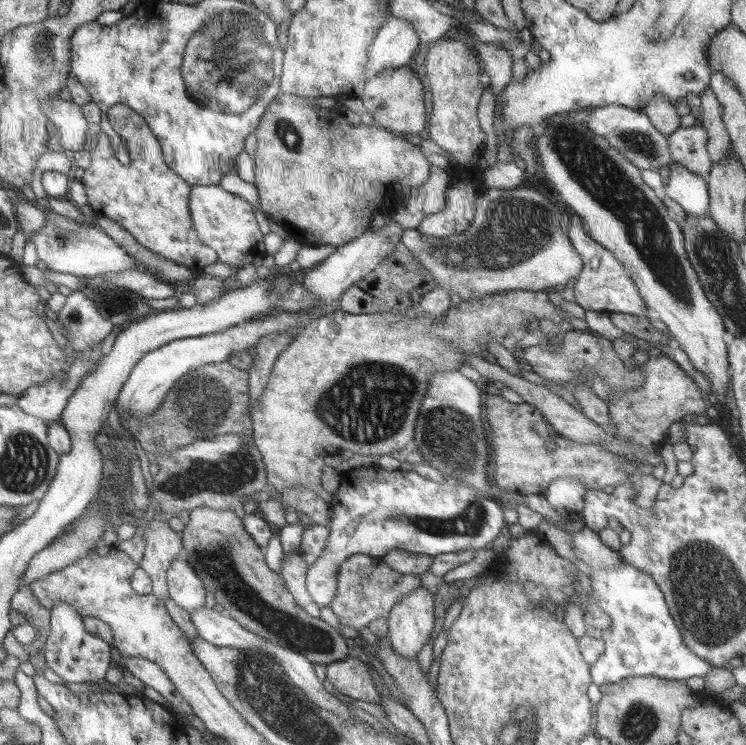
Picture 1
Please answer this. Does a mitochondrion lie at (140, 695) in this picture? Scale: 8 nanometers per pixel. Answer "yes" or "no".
no

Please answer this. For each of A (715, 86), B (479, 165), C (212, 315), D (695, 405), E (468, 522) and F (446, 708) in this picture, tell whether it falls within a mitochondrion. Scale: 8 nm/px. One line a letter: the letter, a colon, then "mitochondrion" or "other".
A: other
B: other
C: other
D: other
E: mitochondrion
F: other

